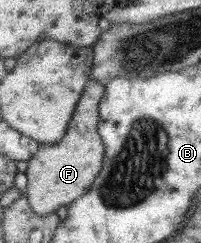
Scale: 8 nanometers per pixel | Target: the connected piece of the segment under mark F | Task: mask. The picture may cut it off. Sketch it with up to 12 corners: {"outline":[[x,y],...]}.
{"outline":[[92,80],[66,133],[29,161],[24,195],[64,213],[102,163],[104,84]]}

